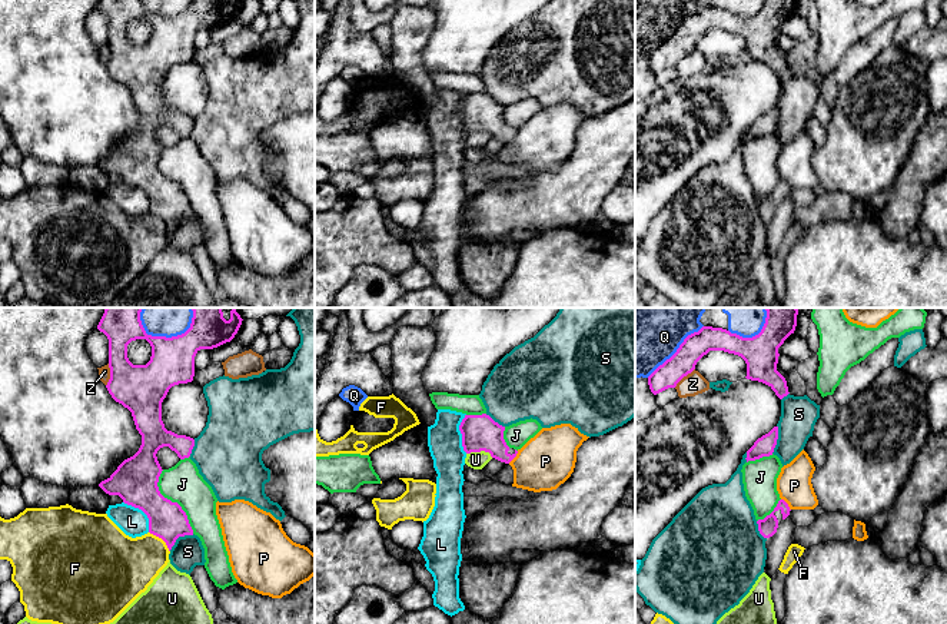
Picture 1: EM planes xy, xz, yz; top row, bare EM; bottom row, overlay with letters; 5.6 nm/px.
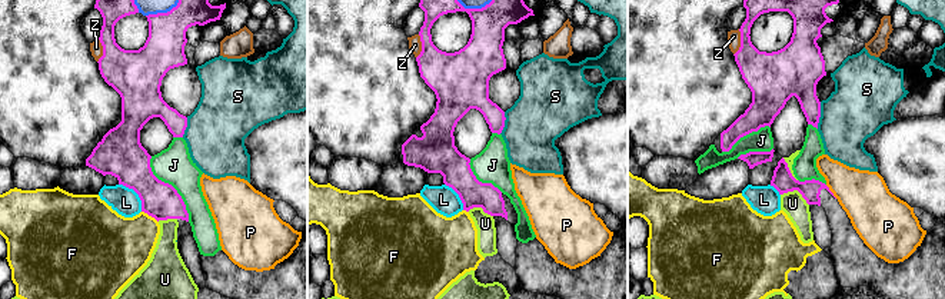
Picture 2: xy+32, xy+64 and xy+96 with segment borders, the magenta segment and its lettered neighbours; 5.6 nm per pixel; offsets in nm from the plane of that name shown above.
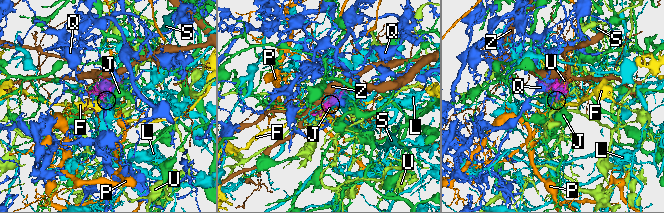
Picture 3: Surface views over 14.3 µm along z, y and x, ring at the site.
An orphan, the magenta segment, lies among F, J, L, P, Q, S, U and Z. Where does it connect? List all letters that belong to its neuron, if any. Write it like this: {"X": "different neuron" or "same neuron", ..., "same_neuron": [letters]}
{"F": "different neuron", "J": "different neuron", "L": "different neuron", "P": "different neuron", "Q": "different neuron", "S": "different neuron", "U": "different neuron", "Z": "different neuron", "same_neuron": []}

